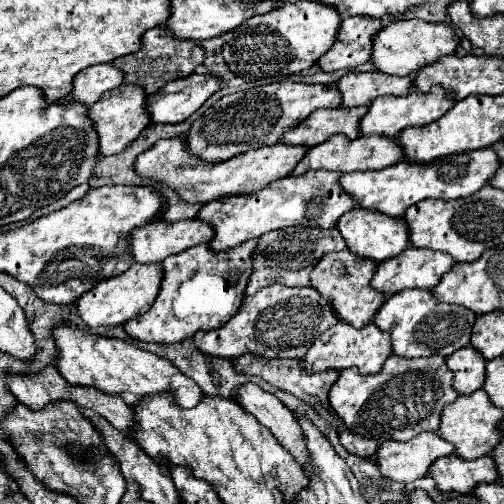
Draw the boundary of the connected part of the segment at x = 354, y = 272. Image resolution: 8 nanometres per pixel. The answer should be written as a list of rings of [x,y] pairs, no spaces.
[[[347,248],[341,252],[325,252],[325,256],[317,262],[317,266],[311,272],[311,286],[317,288],[317,292],[335,308],[343,322],[355,328],[363,328],[373,320],[373,316],[385,302],[385,296],[369,286],[375,270],[377,262],[353,256],[353,252],[347,252]]]

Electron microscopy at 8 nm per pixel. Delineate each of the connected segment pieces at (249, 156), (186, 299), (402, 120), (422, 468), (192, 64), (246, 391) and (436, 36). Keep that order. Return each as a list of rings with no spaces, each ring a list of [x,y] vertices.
[[[185,136],[159,140],[155,146],[151,146],[147,152],[139,154],[135,160],[135,170],[141,176],[147,176],[151,180],[165,182],[169,188],[177,190],[177,194],[191,204],[207,204],[211,200],[231,196],[231,194],[253,194],[267,184],[285,178],[293,172],[297,162],[305,156],[309,148],[305,146],[289,146],[285,142],[263,146],[257,150],[247,150],[229,162],[203,162],[201,158],[193,156]]]
[[[247,240],[245,244],[239,244],[237,248],[229,248],[227,252],[213,252],[209,248],[209,244],[201,244],[201,246],[193,246],[187,248],[181,254],[173,254],[163,262],[163,284],[161,284],[161,292],[155,300],[155,304],[149,308],[149,312],[131,318],[125,324],[125,332],[141,342],[179,342],[185,340],[189,336],[193,336],[199,330],[215,330],[221,328],[225,322],[229,322],[243,298],[245,298],[245,288],[249,282],[249,272],[253,272],[253,252],[257,248],[259,240]]]
[[[433,88],[433,92],[411,92],[407,96],[381,96],[371,102],[369,112],[361,120],[363,136],[397,136],[403,128],[409,126],[427,126],[429,122],[441,118],[449,108],[453,108],[453,100],[445,100],[445,92],[441,88]]]
[[[423,432],[415,440],[383,442],[375,454],[375,462],[381,466],[381,474],[385,478],[413,482],[417,478],[425,478],[431,464],[441,456],[451,456],[453,450],[453,444],[441,440],[437,432]]]
[[[157,26],[143,34],[143,46],[137,52],[121,56],[113,64],[125,72],[125,82],[139,84],[141,88],[145,88],[147,94],[153,94],[157,92],[157,88],[165,86],[167,82],[193,74],[197,66],[203,64],[203,60],[205,60],[205,52],[195,40],[179,40],[169,34],[167,26]]]
[[[249,382],[239,388],[237,392],[239,404],[253,414],[263,426],[267,426],[277,440],[291,452],[291,456],[301,464],[303,470],[307,470],[307,460],[309,452],[305,448],[305,438],[303,432],[293,418],[291,410],[285,408],[273,394],[261,390],[257,384]]]
[[[397,20],[385,26],[379,34],[373,38],[373,64],[377,70],[393,76],[409,76],[417,72],[417,68],[423,68],[425,64],[433,64],[433,60],[439,60],[441,56],[455,54],[459,48],[459,36],[449,24],[443,22],[425,22],[425,20]]]

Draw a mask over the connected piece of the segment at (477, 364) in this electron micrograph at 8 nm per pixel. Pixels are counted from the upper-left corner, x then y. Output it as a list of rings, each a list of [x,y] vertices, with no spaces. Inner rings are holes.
[[[465,346],[447,358],[447,366],[453,372],[453,388],[459,394],[471,394],[485,382],[485,358],[475,352],[473,346]]]

